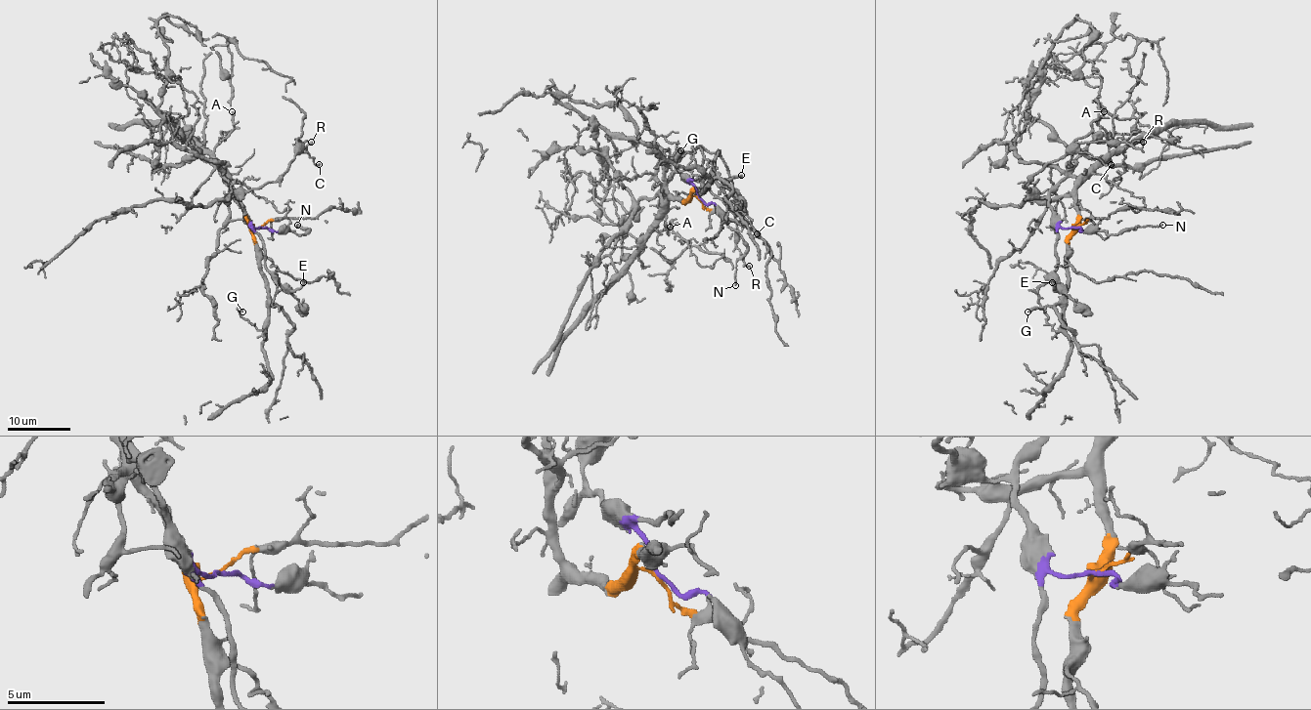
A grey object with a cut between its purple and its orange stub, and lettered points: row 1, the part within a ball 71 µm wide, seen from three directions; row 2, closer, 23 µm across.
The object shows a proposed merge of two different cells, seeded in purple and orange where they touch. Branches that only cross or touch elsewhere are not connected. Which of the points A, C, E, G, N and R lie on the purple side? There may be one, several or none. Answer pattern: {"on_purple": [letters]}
{"on_purple": ["C", "E", "N", "R"]}

